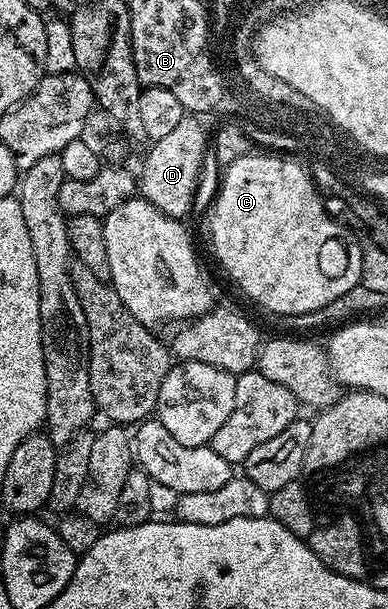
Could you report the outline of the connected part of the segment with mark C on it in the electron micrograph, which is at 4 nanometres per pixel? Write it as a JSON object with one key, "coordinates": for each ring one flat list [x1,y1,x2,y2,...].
{"coordinates":[[252,152,224,167,221,187,217,190,217,199,213,202,213,211,209,214,209,234,213,237,213,250,221,261,221,266,233,277,233,282,253,302,258,302,269,314,302,314,315,312,315,308,323,308,323,304,331,304,331,300,343,296,343,292,351,292,361,281,361,242,353,239,331,215,325,211,321,203,322,195,306,167,285,156,272,156,267,152]]}

